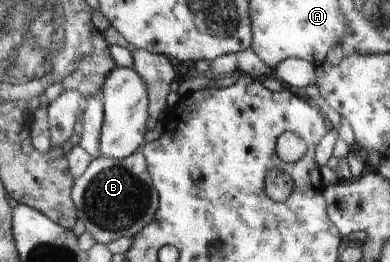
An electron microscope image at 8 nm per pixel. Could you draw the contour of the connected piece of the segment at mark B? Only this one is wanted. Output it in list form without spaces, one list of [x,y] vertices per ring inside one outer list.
[[[141,150],[124,159],[93,159],[87,170],[76,178],[72,199],[77,208],[77,218],[83,220],[86,230],[93,234],[96,242],[104,245],[121,236],[134,237],[155,218],[159,210],[159,193],[152,178],[149,178]]]

